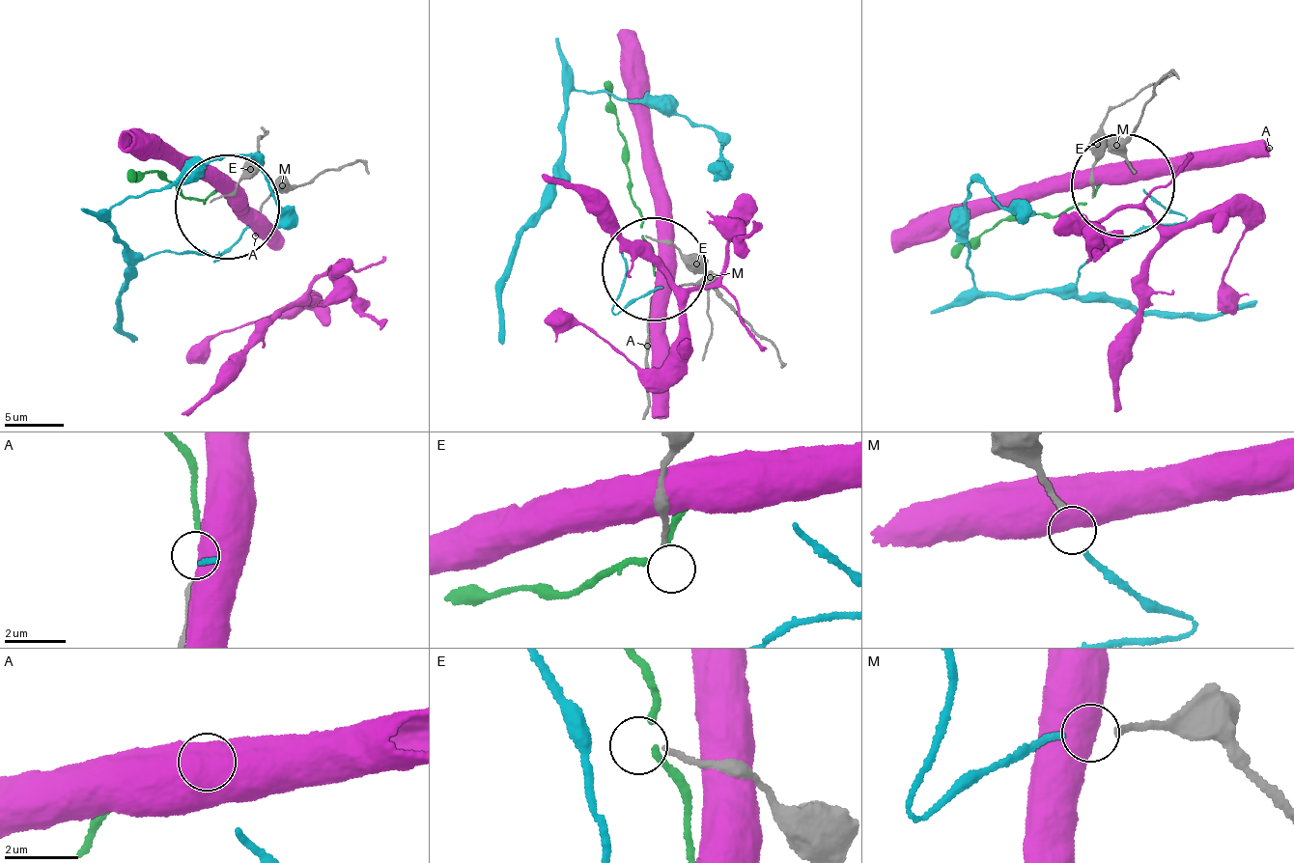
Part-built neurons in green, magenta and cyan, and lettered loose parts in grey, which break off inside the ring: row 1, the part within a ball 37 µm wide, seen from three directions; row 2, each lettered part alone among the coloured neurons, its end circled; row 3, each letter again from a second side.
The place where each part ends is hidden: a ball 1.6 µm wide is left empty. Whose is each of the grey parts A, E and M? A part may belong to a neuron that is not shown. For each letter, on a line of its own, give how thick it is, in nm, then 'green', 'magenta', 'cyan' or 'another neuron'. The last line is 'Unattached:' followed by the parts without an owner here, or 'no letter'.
A: 240 nm | green
E: 140 nm | another neuron
M: 170 nm | cyan
Unattached: E

